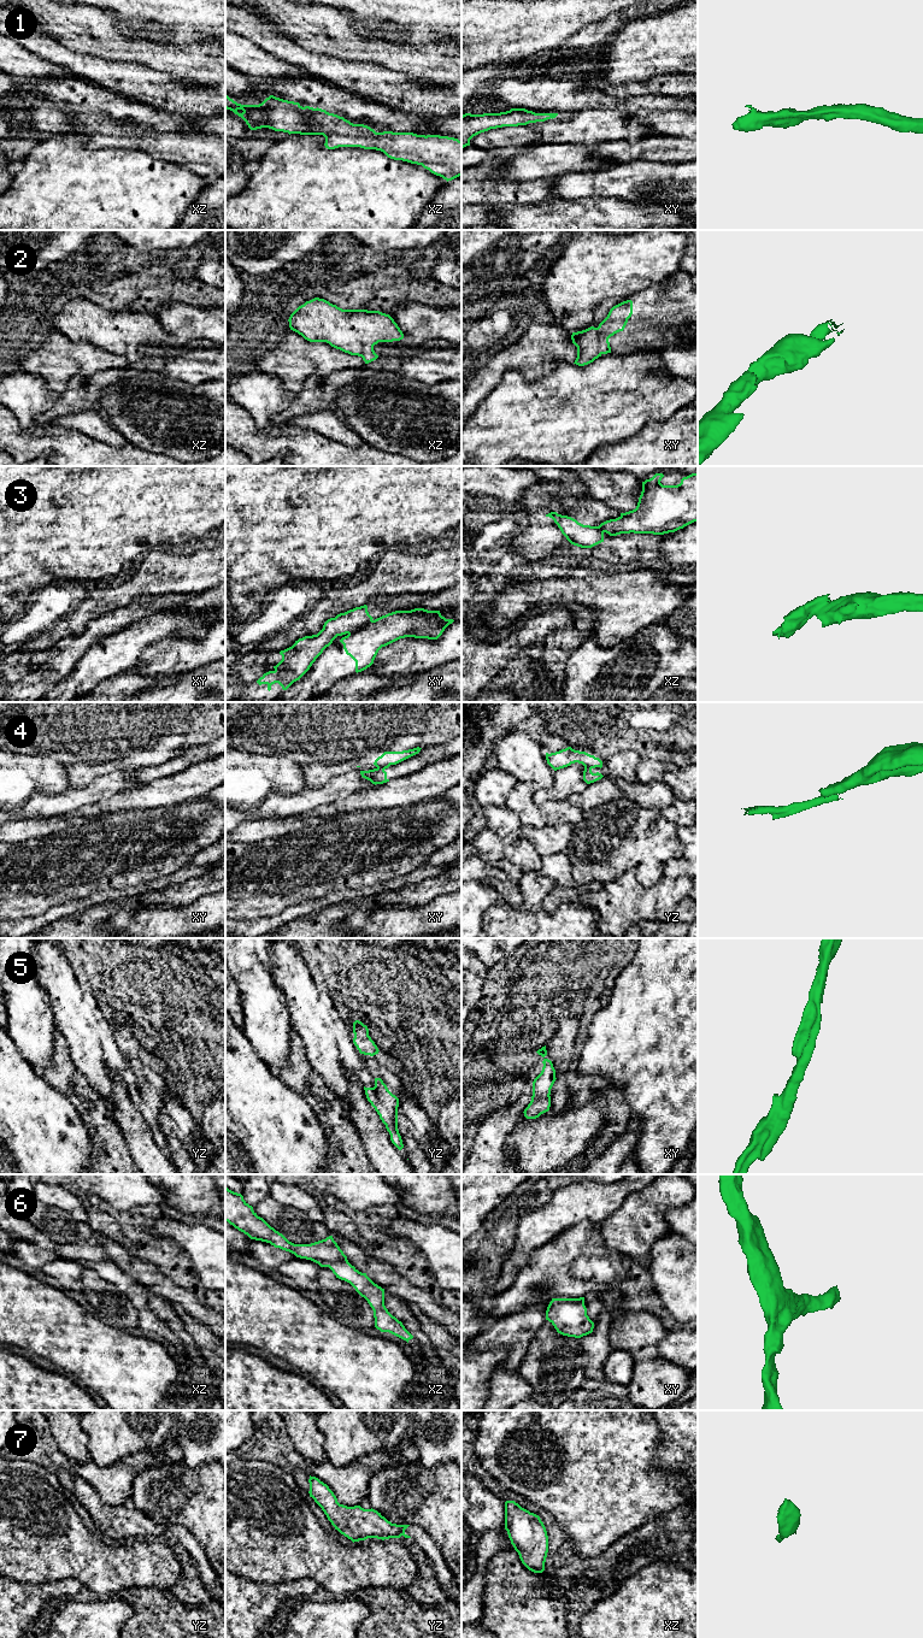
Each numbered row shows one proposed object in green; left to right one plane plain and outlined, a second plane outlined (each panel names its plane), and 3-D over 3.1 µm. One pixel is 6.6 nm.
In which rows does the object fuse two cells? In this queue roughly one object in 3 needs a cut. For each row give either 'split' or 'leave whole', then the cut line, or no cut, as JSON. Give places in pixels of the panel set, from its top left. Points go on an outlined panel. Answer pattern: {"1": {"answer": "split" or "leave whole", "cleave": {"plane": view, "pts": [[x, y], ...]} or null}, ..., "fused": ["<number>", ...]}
{"1": {"answer": "leave whole", "cleave": null}, "2": {"answer": "leave whole", "cleave": null}, "3": {"answer": "split", "cleave": {"plane": "xy", "pts": [[371, 619], [365, 625], [348, 634]]}}, "4": {"answer": "split", "cleave": {"plane": "xy", "pts": [[388, 765], [377, 767]]}}, "5": {"answer": "leave whole", "cleave": null}, "6": {"answer": "leave whole", "cleave": null}, "7": {"answer": "leave whole", "cleave": null}, "fused": ["3", "4"]}

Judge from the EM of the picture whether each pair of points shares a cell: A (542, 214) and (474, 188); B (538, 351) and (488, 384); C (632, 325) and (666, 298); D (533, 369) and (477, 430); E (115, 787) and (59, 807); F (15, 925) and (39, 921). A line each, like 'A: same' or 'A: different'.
A: different
B: same
C: same
D: different
E: same
F: same

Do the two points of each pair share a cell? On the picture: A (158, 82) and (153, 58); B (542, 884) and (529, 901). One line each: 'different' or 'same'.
A: different
B: same

